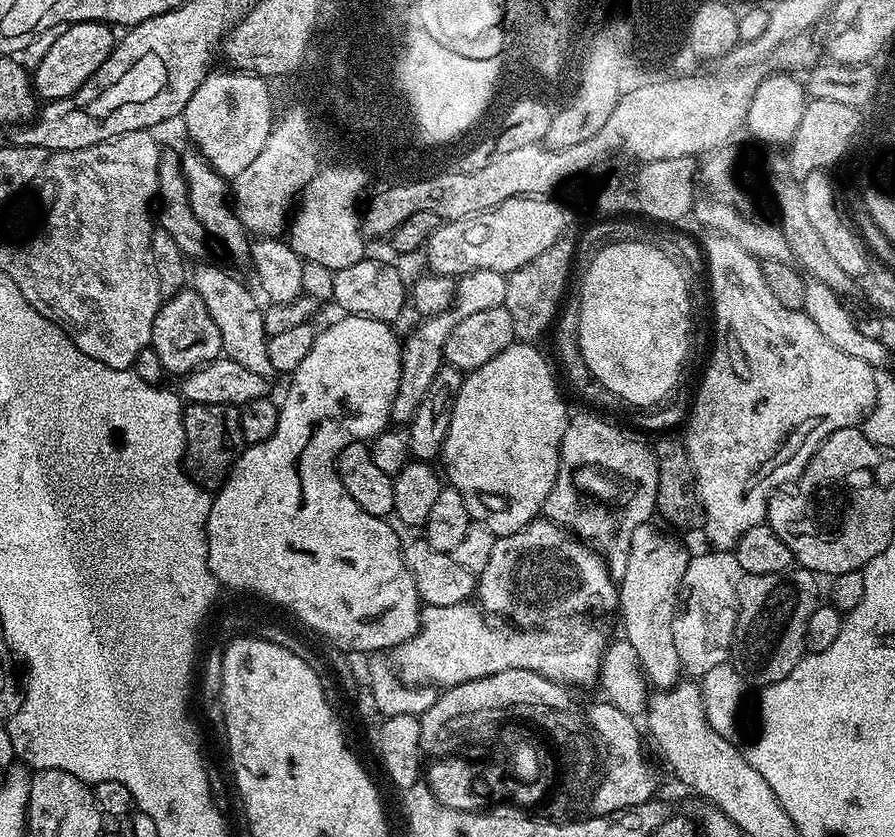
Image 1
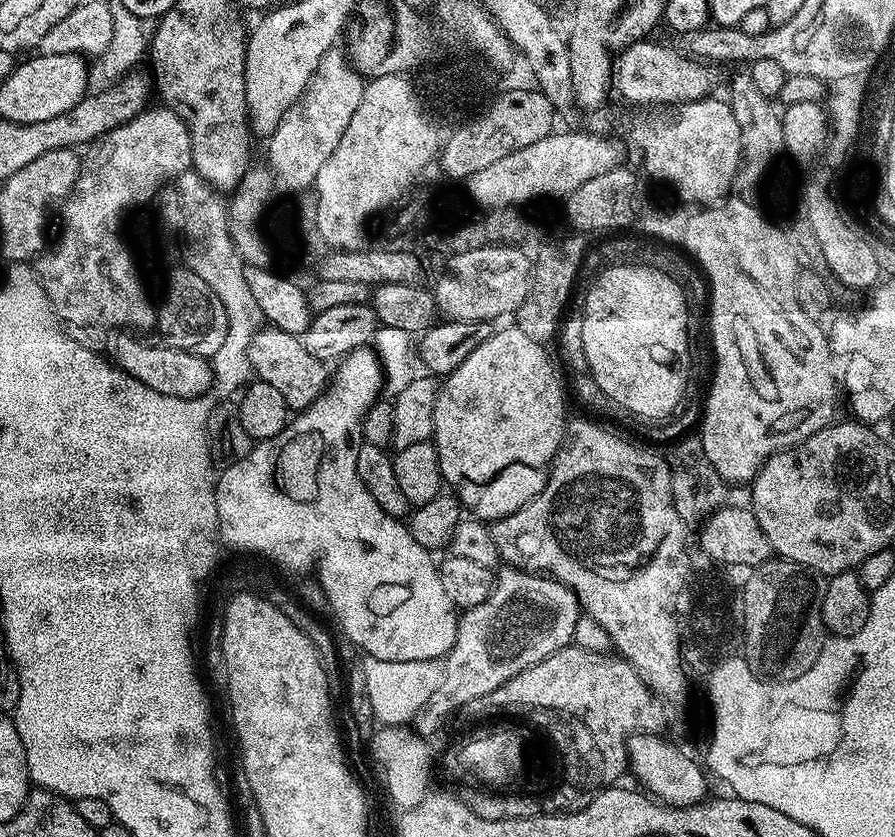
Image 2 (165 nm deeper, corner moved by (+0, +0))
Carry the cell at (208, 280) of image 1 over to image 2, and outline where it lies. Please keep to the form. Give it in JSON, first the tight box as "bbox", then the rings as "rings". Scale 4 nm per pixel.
{"bbox":[248,328,330,410],"rings":[[[277,328],[264,331],[256,331],[248,347],[253,373],[259,379],[270,382],[270,386],[274,386],[274,390],[278,390],[278,394],[286,398],[286,406],[290,410],[308,408],[328,387],[330,372],[329,369],[324,369],[327,368],[325,361],[314,358],[314,354],[307,353],[300,336],[291,336]]]}

